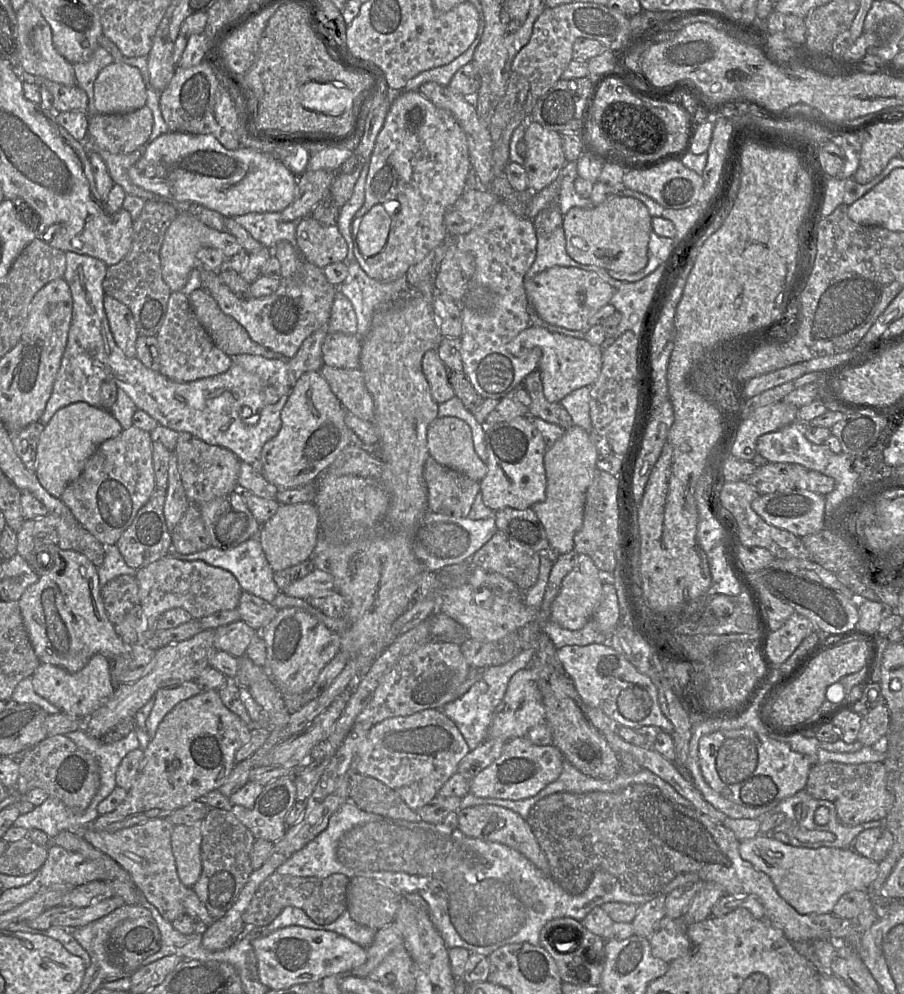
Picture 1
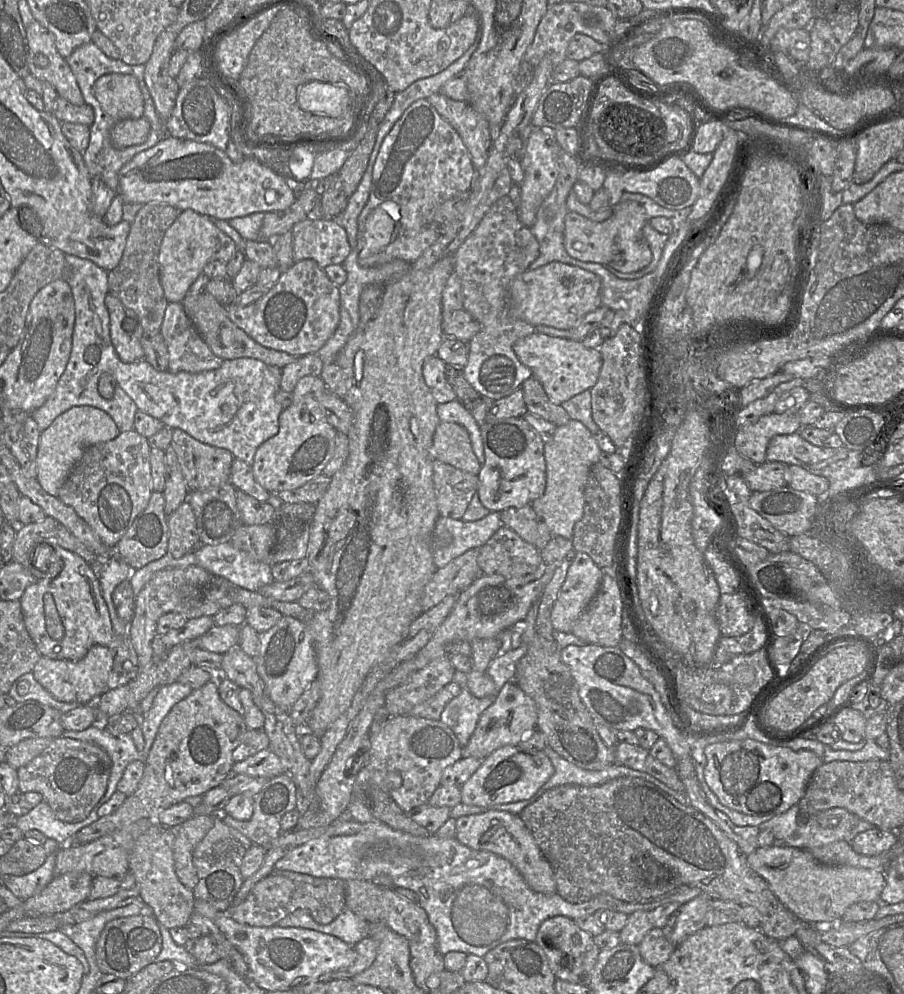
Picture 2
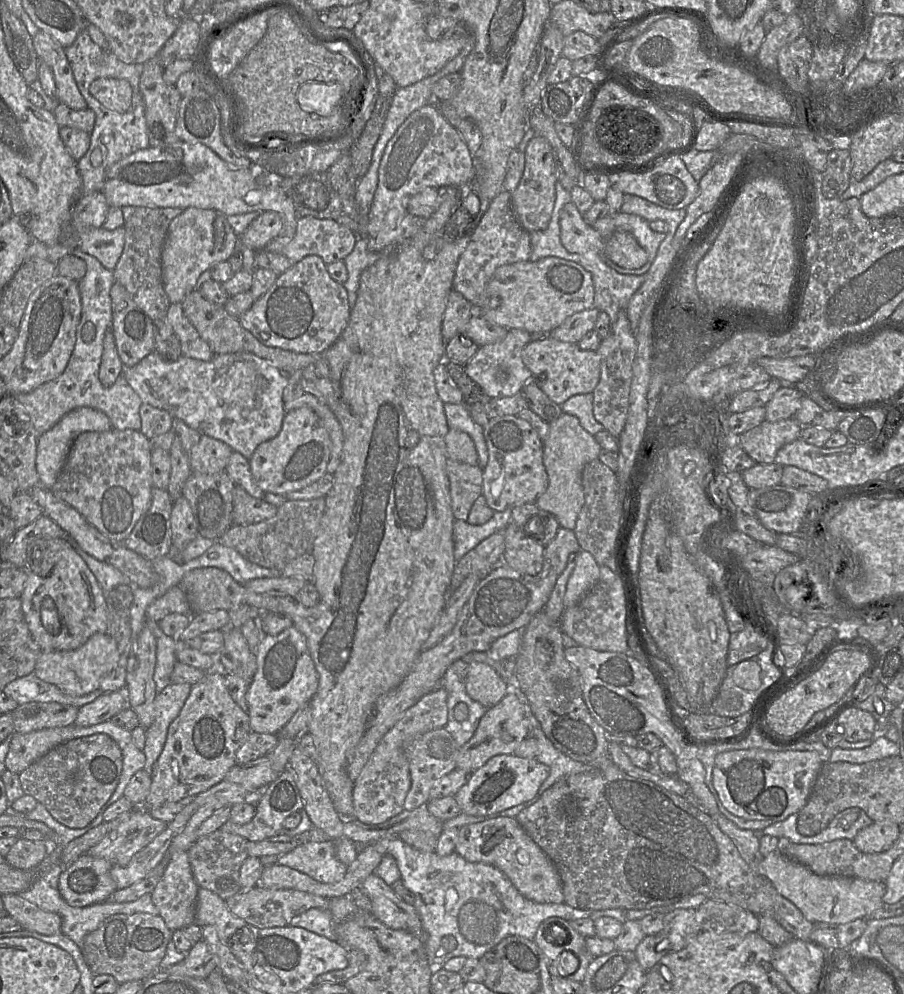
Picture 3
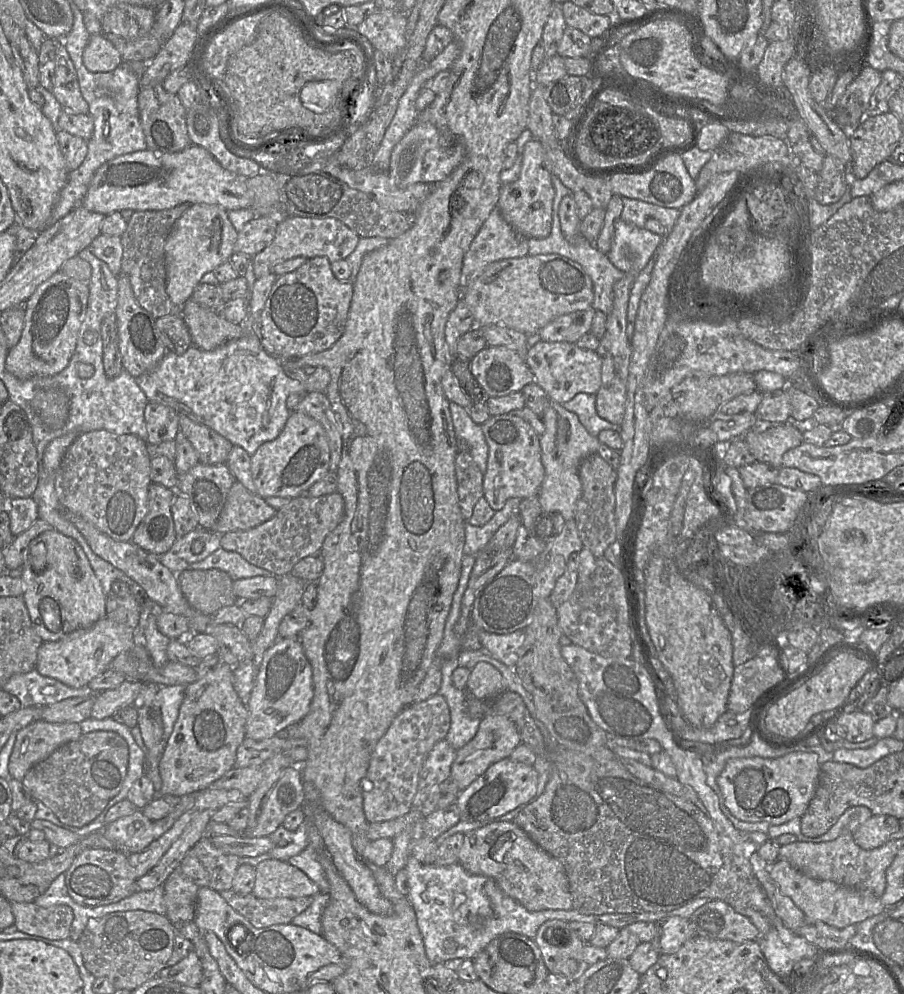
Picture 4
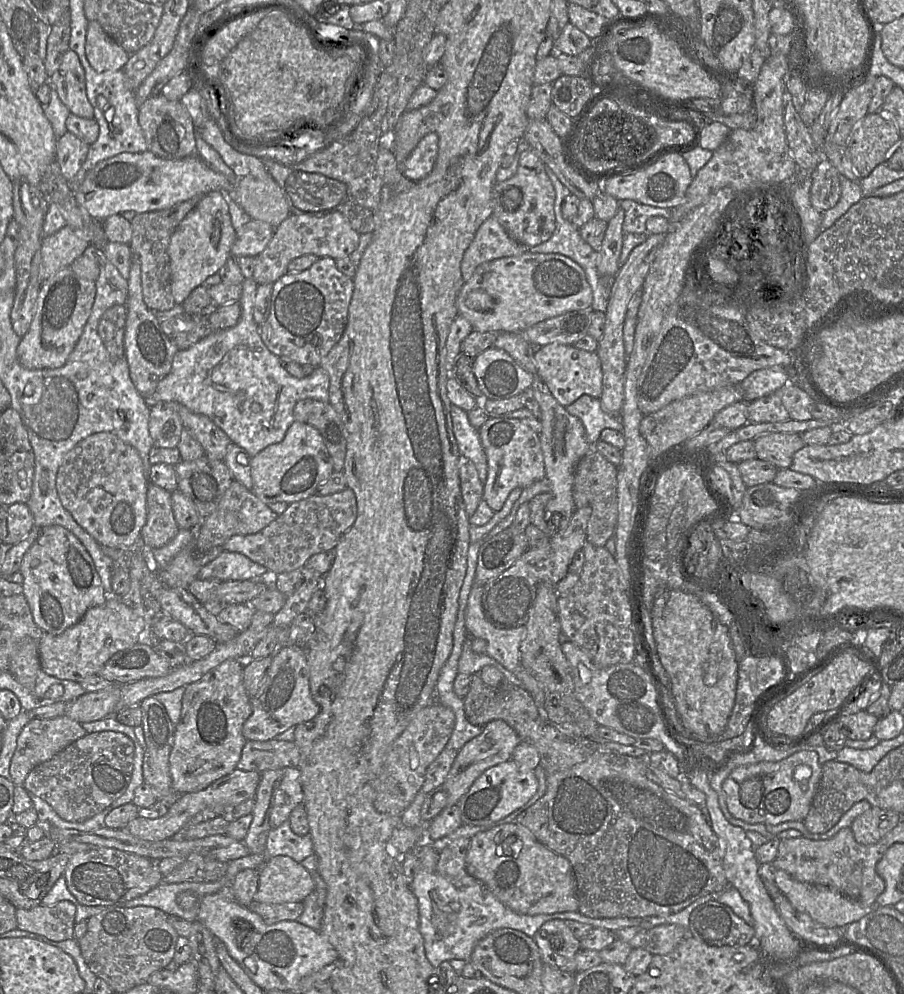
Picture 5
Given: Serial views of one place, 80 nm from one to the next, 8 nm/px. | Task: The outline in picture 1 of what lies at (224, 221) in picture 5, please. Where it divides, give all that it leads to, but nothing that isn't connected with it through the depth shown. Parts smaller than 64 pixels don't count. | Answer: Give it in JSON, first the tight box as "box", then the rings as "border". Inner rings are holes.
{"box":[160,212,242,292],"border":[[[179,212],[167,229],[160,250],[161,272],[165,283],[171,292],[181,292],[192,270],[198,267],[197,253],[202,248],[220,250],[226,259],[242,251],[237,239],[230,233],[219,232],[199,221],[194,216]]]}

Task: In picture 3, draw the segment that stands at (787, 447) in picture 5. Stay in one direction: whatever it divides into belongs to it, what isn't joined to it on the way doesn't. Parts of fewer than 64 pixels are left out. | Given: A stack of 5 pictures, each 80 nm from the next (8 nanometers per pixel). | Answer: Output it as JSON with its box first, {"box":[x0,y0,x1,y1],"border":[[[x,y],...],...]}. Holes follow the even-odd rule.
{"box":[737,418,804,463],"border":[[[795,418],[775,422],[765,420],[741,434],[737,443],[756,463],[773,463],[780,448],[801,438],[804,427]]]}

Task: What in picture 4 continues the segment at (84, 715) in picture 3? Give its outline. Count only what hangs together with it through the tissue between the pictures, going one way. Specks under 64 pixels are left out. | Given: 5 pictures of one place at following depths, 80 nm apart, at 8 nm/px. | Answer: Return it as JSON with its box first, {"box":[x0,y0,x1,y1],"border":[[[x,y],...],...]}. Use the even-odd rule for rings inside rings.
{"box":[91,679,144,720],"border":[[[126,679],[117,688],[96,694],[91,718],[101,720],[111,718],[118,711],[133,706],[135,699],[142,691],[144,682]]]}

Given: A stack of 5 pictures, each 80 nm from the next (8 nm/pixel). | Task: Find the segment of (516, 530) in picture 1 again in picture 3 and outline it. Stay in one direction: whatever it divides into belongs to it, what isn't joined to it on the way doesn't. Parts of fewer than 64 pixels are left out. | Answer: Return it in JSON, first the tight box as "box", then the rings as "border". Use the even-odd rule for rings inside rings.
{"box":[511,503,560,546],"border":[[[535,503],[514,507],[511,511],[511,521],[544,546],[553,540],[560,528],[555,516],[541,510]]]}

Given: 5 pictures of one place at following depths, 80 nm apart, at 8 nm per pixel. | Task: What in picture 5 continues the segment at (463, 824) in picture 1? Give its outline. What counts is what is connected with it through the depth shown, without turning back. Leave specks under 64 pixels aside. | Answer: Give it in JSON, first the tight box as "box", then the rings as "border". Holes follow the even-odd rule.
{"box":[466,822,578,915],"border":[[[515,822],[475,834],[470,839],[466,871],[517,913],[538,915],[578,911],[576,880],[569,860],[548,849],[526,827]]]}

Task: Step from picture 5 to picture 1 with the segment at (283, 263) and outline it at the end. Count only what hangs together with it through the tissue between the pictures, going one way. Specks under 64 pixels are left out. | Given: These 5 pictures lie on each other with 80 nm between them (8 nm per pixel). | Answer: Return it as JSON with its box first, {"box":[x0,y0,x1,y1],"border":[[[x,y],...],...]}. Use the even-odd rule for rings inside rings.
{"box":[296,217,348,269],"border":[[[311,217],[296,222],[296,241],[303,261],[320,269],[344,262],[348,253],[347,243],[337,225],[323,226]]]}

